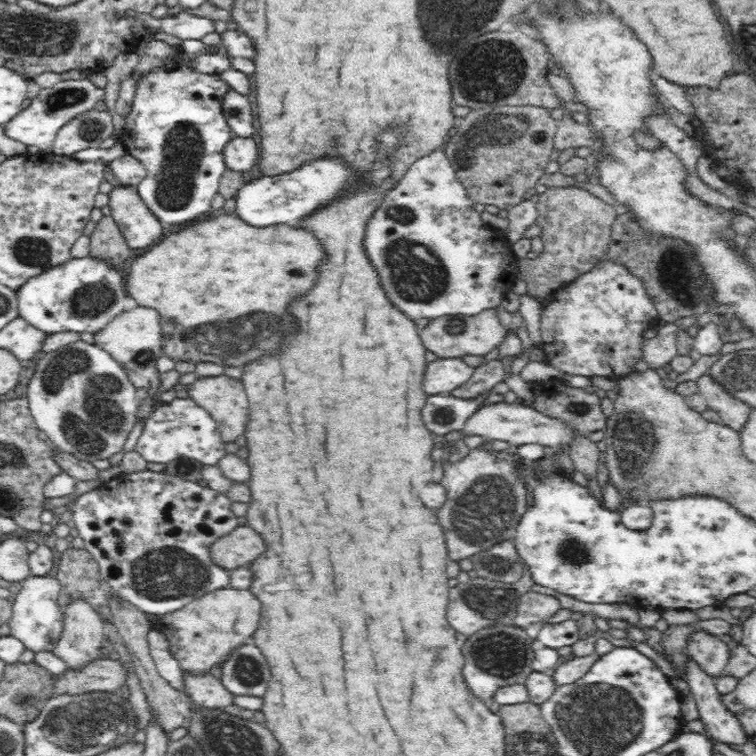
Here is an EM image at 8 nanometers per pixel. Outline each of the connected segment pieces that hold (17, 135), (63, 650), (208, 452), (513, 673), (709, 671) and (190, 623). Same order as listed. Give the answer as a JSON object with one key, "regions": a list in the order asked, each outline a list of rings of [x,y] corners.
{"regions":[[[[61,80],[52,88],[41,89],[39,95],[25,110],[4,127],[6,135],[15,141],[38,148],[38,153],[52,153],[58,132],[72,120],[95,111],[95,106],[104,99],[104,89],[92,80]]],[[[82,601],[70,604],[62,611],[62,614],[61,634],[55,640],[52,652],[66,663],[68,671],[75,674],[88,668],[100,658],[103,647],[107,645],[104,624],[100,614],[96,613],[88,603]]],[[[190,397],[175,398],[152,409],[146,416],[134,450],[146,462],[154,464],[167,465],[175,458],[188,458],[212,466],[227,455],[221,435],[216,421],[195,400]]],[[[509,624],[495,625],[469,636],[462,648],[462,652],[466,656],[462,674],[464,674],[466,684],[472,690],[472,694],[478,700],[486,702],[486,700],[493,700],[500,688],[524,683],[533,671],[531,665],[528,666],[533,660],[535,647],[532,642],[532,638],[524,632],[524,629],[512,627]]],[[[703,630],[696,631],[690,638],[689,652],[700,672],[717,679],[727,667],[730,648],[718,635]]],[[[250,589],[216,590],[192,603],[161,616],[157,629],[168,639],[168,650],[178,662],[183,674],[210,675],[210,670],[222,666],[228,655],[250,640],[260,620],[260,602]]]]}

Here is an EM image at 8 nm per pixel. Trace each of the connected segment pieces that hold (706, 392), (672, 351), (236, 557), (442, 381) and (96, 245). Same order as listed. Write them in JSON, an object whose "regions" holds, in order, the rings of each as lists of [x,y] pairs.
{"regions":[[[[702,375],[697,380],[698,394],[704,397],[707,408],[714,410],[720,416],[722,424],[741,433],[750,418],[751,408],[746,403],[731,397],[724,389]]],[[[674,322],[666,323],[657,330],[657,335],[648,340],[644,340],[642,355],[646,368],[664,368],[670,364],[672,359],[677,356],[677,338],[681,333],[680,328]]],[[[238,525],[212,546],[211,557],[216,564],[230,570],[248,567],[250,562],[266,552],[266,542],[250,526]]],[[[438,358],[426,366],[424,392],[426,394],[448,394],[467,382],[475,368],[461,358]]],[[[102,215],[98,218],[92,234],[90,234],[90,254],[107,257],[114,261],[114,266],[122,267],[122,262],[130,255],[119,226],[112,216]]]]}

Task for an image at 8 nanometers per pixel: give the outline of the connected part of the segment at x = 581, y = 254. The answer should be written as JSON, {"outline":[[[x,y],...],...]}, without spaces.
{"outline":[[[548,187],[544,193],[538,194],[536,207],[536,220],[534,225],[540,228],[539,240],[542,242],[542,252],[531,254],[516,262],[517,272],[514,278],[526,282],[526,293],[538,302],[544,304],[554,292],[569,282],[572,282],[581,273],[592,268],[593,264],[608,258],[611,255],[611,226],[618,215],[612,205],[592,195],[588,190],[577,187]]]}

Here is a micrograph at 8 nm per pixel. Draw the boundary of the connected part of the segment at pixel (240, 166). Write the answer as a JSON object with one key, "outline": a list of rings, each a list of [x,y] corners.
{"outline":[[[234,137],[223,152],[225,168],[232,172],[246,174],[258,164],[258,146],[252,138]]]}

